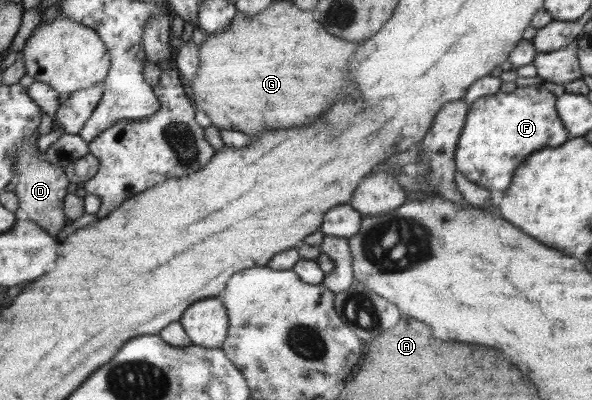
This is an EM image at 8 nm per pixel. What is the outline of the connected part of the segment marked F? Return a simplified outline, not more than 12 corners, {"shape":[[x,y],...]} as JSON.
{"shape":[[544,85],[469,106],[455,155],[496,195],[571,138]]}

